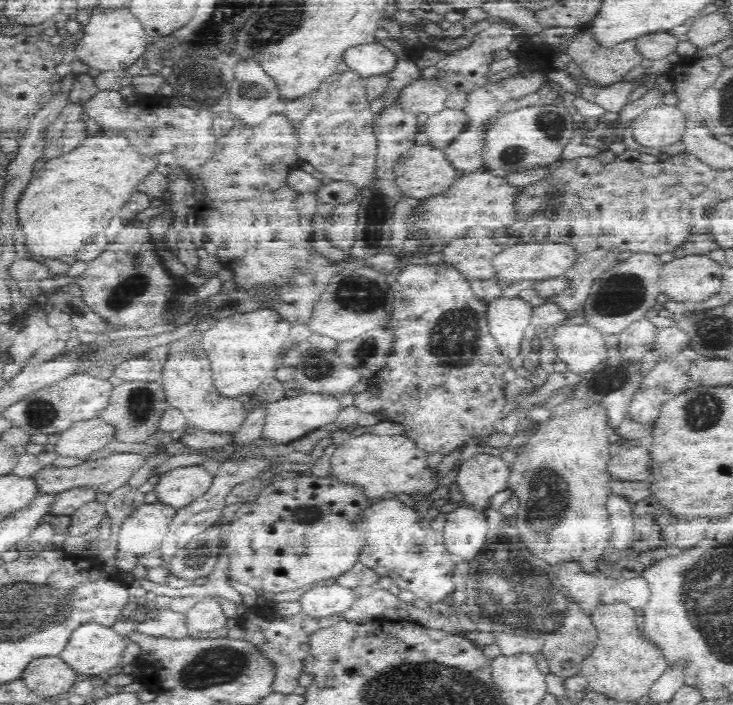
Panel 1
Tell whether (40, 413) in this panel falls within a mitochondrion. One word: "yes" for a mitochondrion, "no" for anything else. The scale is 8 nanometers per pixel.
yes

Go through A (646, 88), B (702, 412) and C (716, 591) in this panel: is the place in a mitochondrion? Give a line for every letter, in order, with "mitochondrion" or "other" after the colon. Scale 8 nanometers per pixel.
A: other
B: mitochondrion
C: mitochondrion

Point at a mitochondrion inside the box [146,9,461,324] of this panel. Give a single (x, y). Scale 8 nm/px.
(200, 80)

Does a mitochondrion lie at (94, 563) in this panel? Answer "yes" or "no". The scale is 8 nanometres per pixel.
no

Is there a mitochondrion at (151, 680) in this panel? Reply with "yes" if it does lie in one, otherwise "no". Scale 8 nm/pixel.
no

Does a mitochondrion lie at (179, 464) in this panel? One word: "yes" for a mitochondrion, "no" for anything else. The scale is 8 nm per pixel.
no

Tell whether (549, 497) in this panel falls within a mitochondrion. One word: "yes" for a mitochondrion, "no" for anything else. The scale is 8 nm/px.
yes

